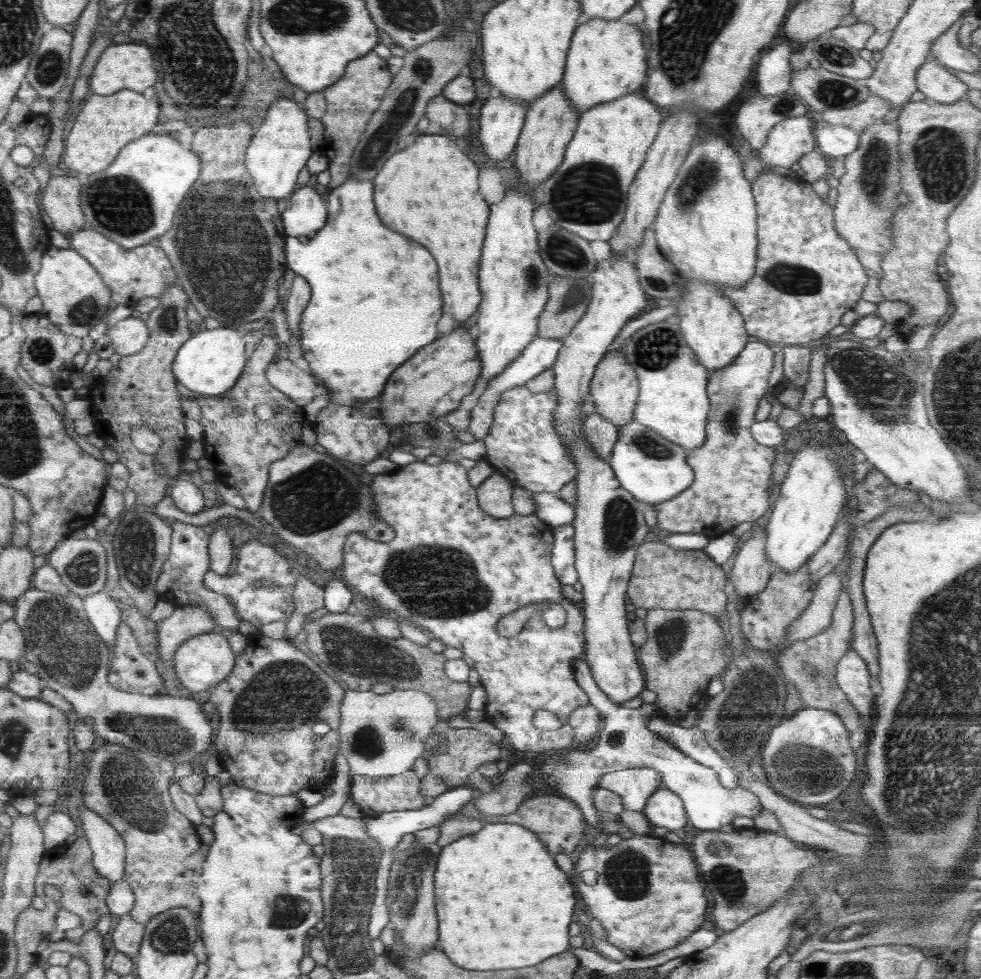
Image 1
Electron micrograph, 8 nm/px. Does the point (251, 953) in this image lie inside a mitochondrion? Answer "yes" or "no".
no

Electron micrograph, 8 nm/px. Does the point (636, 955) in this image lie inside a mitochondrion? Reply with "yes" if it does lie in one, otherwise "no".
no

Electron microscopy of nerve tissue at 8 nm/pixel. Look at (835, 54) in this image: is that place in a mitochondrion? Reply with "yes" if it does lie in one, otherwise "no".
yes

